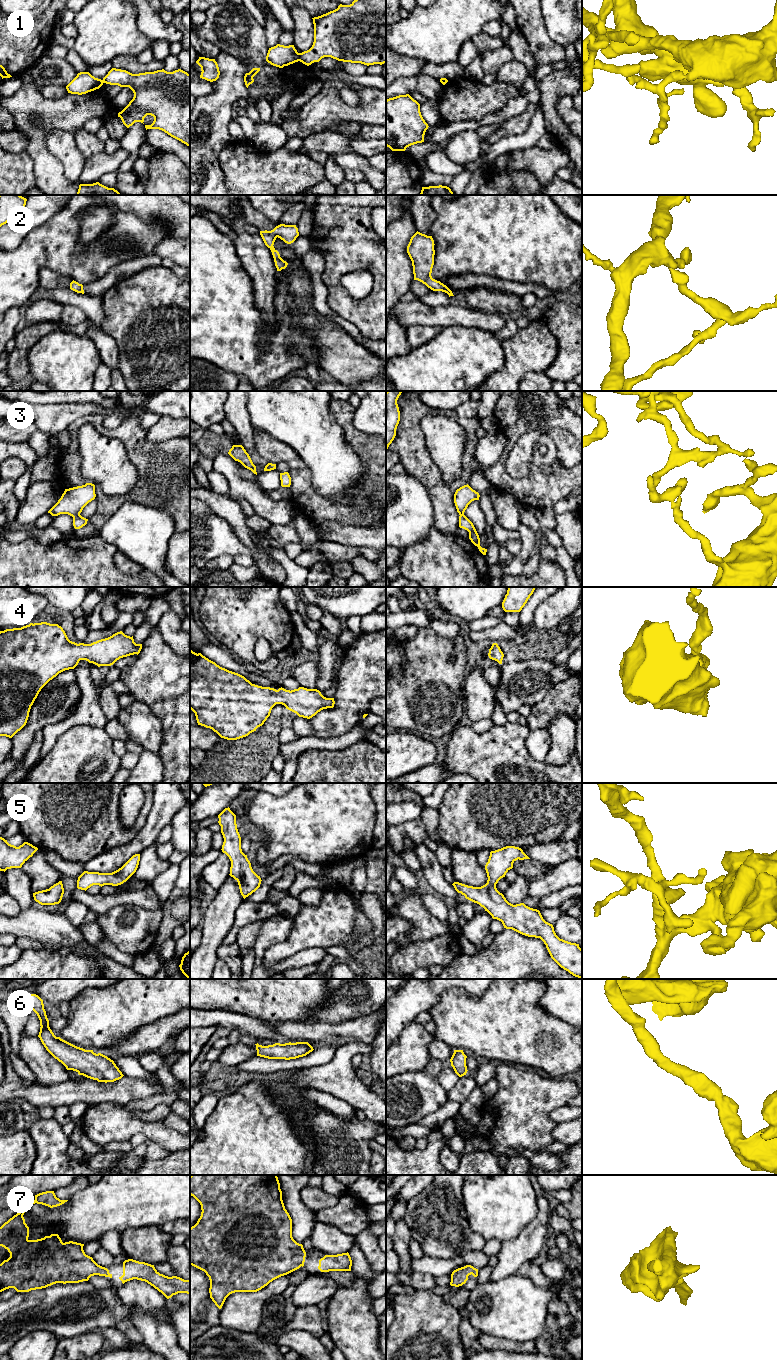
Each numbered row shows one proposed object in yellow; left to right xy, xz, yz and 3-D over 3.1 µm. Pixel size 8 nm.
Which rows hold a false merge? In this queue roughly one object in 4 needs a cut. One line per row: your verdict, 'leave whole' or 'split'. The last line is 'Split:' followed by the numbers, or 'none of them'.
1: split
2: leave whole
3: leave whole
4: leave whole
5: leave whole
6: leave whole
7: leave whole
Split: 1

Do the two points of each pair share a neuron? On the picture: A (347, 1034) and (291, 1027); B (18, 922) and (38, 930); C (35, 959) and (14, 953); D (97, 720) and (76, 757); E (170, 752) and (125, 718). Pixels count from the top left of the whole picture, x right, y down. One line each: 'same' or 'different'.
A: same
B: same
C: different
D: different
E: different

